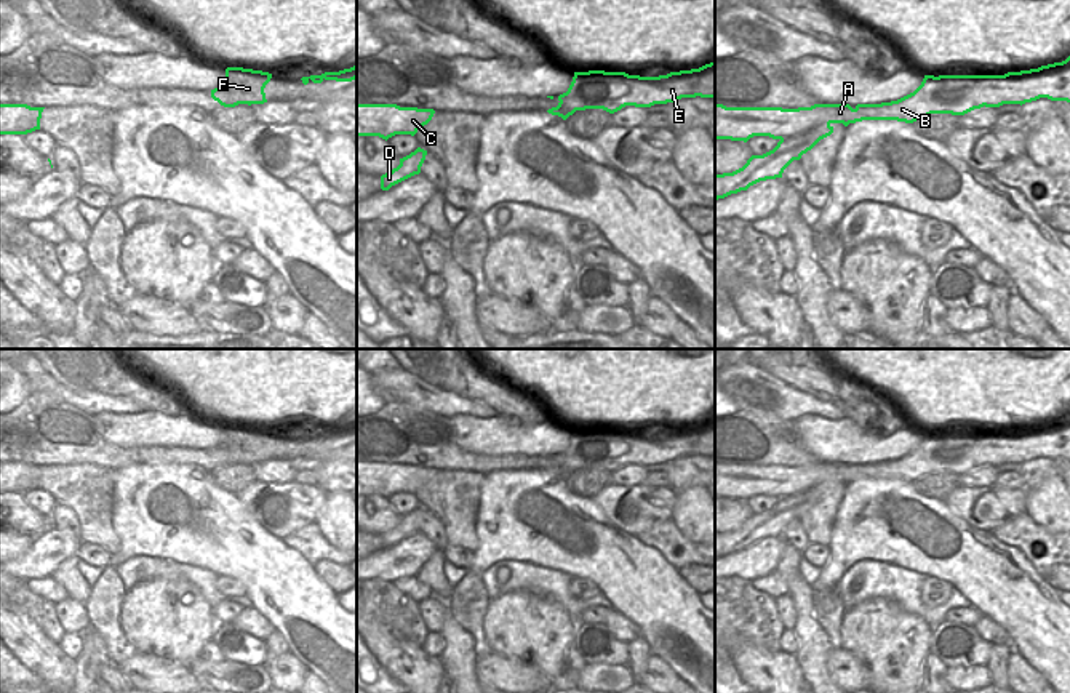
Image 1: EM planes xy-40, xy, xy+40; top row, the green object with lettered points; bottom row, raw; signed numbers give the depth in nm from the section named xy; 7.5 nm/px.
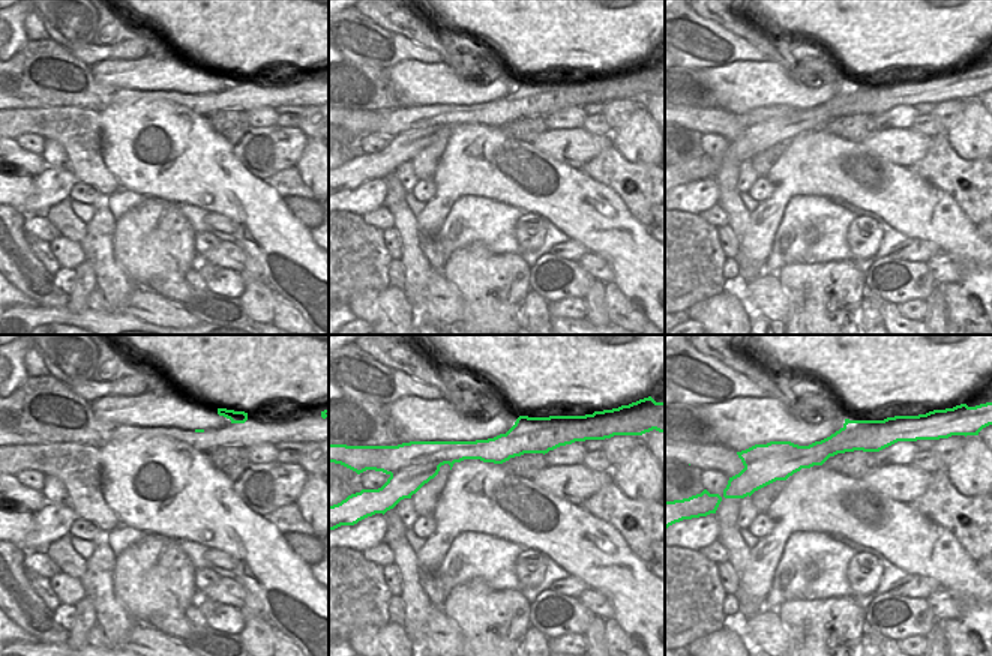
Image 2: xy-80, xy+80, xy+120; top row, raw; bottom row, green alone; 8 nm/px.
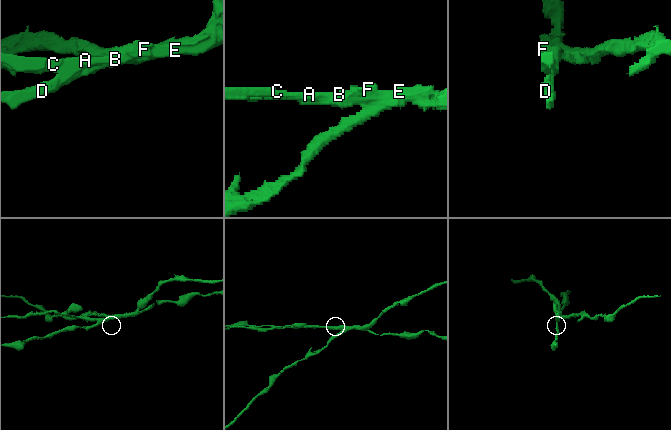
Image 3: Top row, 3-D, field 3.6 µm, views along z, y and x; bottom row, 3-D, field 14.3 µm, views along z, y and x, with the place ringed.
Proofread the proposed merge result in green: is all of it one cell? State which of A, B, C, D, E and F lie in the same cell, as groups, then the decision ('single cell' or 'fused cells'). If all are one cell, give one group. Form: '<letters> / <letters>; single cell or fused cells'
A B C E F / D; fused cells

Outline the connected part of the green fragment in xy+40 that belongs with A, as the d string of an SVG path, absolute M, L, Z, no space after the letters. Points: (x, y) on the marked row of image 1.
M916 88L913 93L891 102L881 104L857 104L854 109L849 104L814 104L811 107L782 109L782 107L726 107L715 104L715 139L731 139L747 142L753 136L769 136L773 139L785 139L789 136L806 133L820 125L849 123L862 120L897 120L913 123L934 110L947 107L945 96L928 96L924 88Z

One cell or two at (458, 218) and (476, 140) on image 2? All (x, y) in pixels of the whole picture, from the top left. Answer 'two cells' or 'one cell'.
two cells

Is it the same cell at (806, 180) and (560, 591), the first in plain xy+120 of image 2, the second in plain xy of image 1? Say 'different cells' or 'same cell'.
different cells

